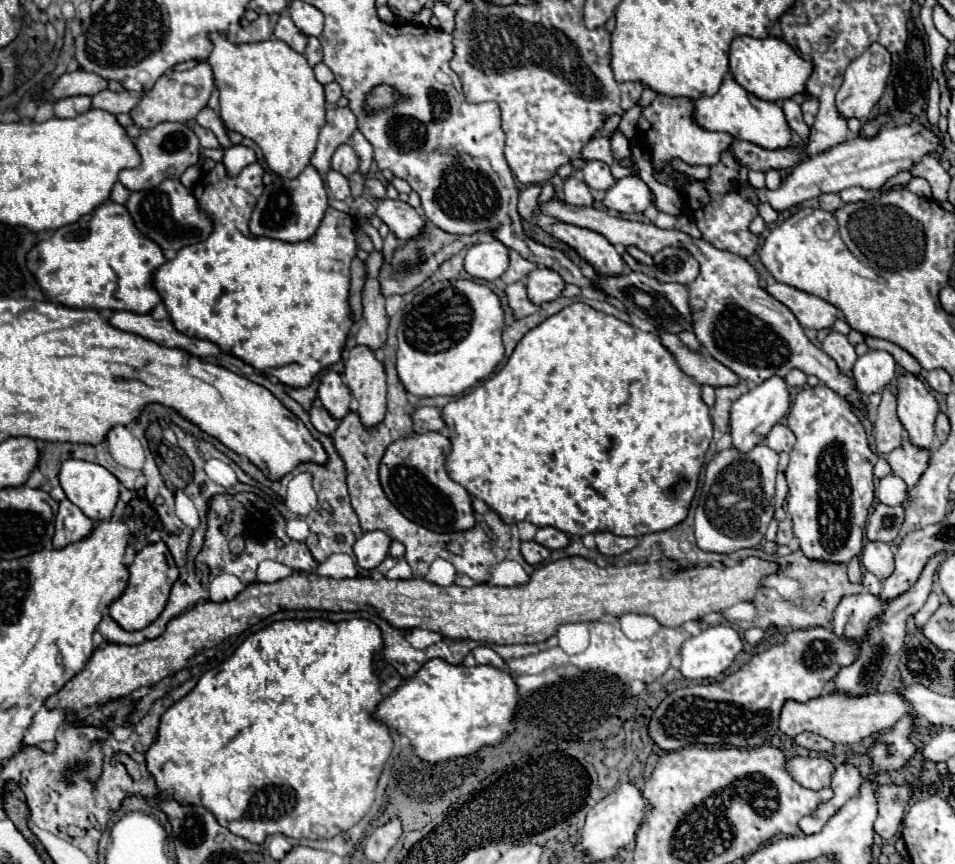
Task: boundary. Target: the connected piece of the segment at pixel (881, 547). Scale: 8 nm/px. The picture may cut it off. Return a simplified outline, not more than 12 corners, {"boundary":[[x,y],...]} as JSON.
{"boundary":[[867,542],[863,566],[879,580],[893,572],[893,552],[885,542]]}

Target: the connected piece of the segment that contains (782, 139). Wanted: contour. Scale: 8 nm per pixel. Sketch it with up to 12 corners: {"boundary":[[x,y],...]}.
{"boundary":[[725,78],[695,122],[765,150],[791,144],[779,104]]}

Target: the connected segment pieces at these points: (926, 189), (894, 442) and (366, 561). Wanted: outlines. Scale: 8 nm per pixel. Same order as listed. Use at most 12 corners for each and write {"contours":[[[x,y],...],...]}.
{"contours":[[[913,178],[905,188],[921,198],[933,198],[929,182]],[[881,392],[873,422],[875,448],[889,454],[901,446],[903,424],[897,418],[897,398]],[[381,530],[365,532],[353,546],[365,570],[385,560],[391,538]]]}

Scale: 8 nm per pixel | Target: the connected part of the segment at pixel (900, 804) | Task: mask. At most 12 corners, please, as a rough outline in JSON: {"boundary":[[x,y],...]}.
{"boundary":[[879,786],[875,832],[891,840],[913,790]]}

